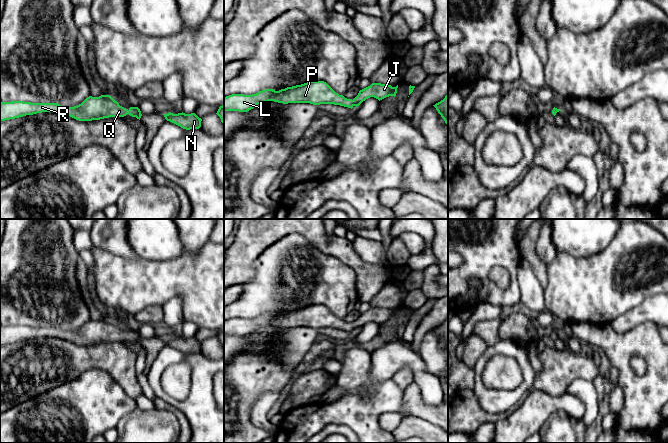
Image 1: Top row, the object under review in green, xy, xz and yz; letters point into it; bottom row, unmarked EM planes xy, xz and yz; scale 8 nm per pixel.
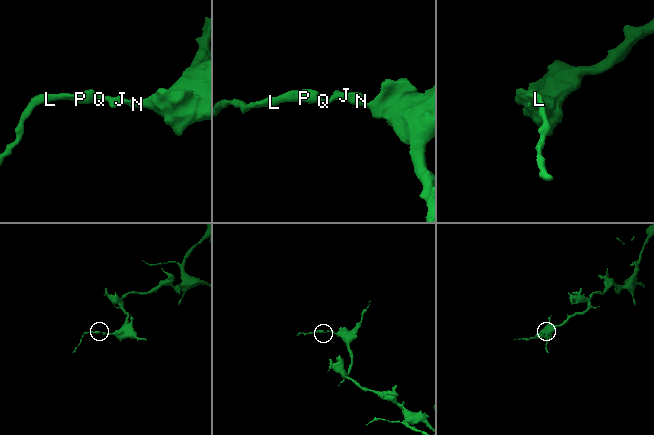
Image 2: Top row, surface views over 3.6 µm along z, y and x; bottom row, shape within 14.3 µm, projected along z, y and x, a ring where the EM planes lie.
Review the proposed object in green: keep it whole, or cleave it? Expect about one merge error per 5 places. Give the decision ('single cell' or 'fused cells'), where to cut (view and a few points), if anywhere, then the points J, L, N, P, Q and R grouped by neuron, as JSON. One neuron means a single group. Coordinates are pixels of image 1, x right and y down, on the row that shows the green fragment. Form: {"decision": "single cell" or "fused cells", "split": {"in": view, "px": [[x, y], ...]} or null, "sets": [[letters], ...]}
{"decision": "single cell", "split": null, "sets": [["J", "L", "N", "P", "Q", "R"]]}

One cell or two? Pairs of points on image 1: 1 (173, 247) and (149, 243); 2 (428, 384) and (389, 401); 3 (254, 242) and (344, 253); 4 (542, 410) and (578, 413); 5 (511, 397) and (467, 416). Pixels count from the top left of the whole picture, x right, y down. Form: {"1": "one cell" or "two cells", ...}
{"1": "one cell", "2": "two cells", "3": "one cell", "4": "one cell", "5": "two cells"}

